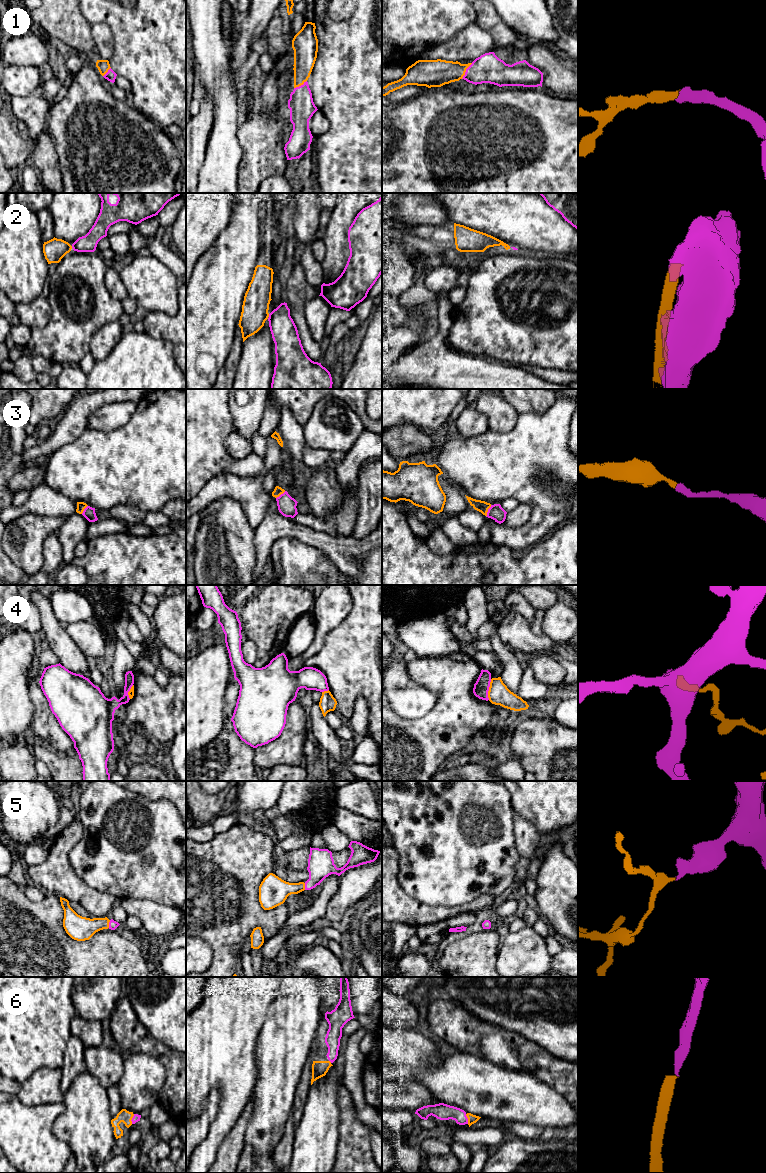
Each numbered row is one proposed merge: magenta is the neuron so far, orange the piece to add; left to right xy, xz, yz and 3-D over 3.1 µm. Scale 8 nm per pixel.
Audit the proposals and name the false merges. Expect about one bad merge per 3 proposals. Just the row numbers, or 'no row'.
2, 4

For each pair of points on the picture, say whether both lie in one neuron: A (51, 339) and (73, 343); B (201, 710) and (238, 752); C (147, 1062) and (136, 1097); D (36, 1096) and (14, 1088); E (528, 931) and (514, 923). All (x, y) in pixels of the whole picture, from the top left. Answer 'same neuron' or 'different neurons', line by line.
A: same neuron
B: different neurons
C: same neuron
D: different neurons
E: different neurons

